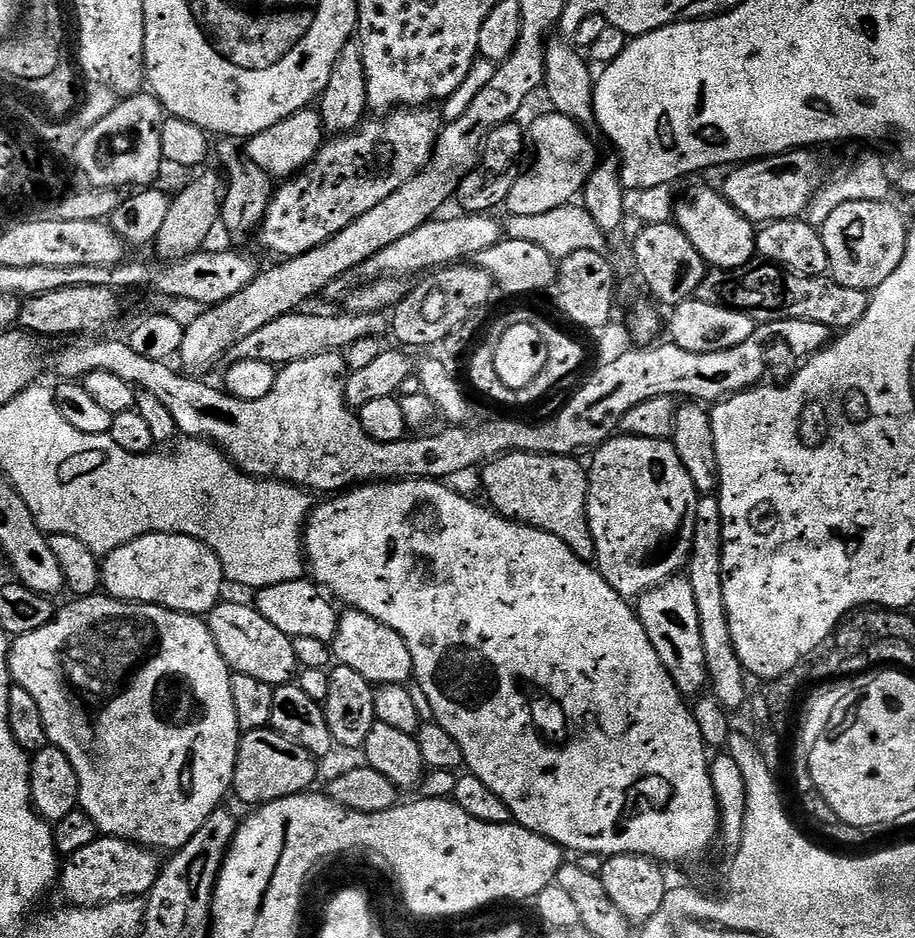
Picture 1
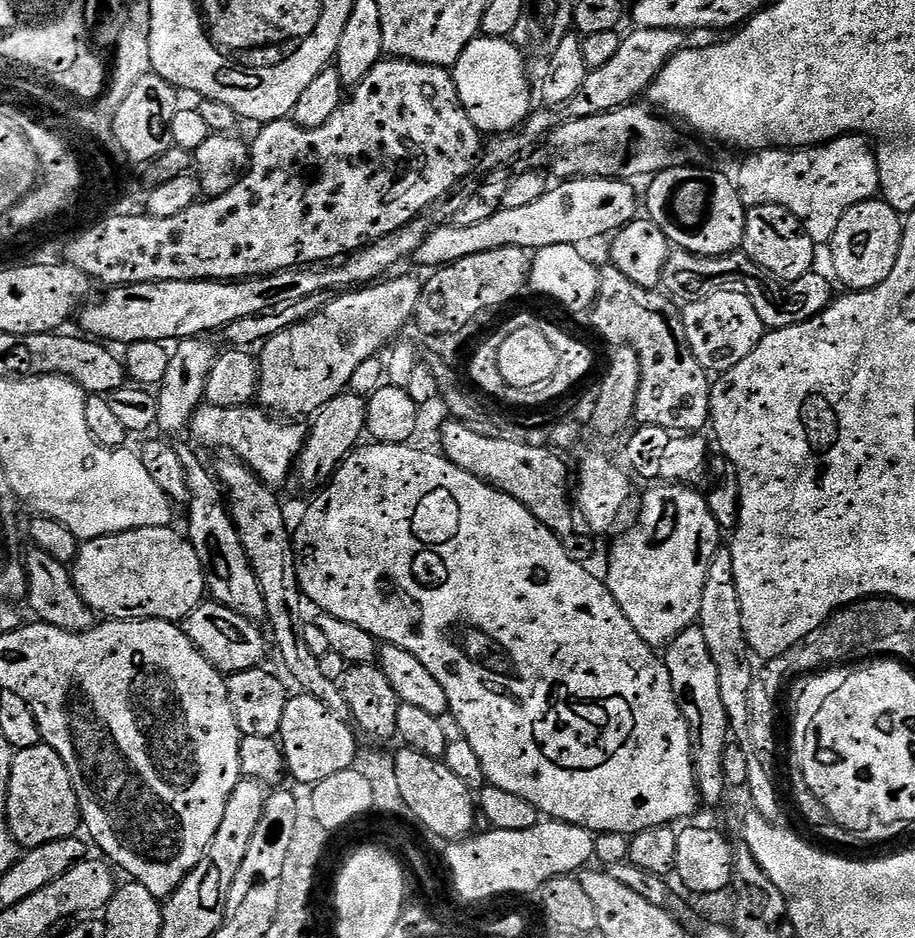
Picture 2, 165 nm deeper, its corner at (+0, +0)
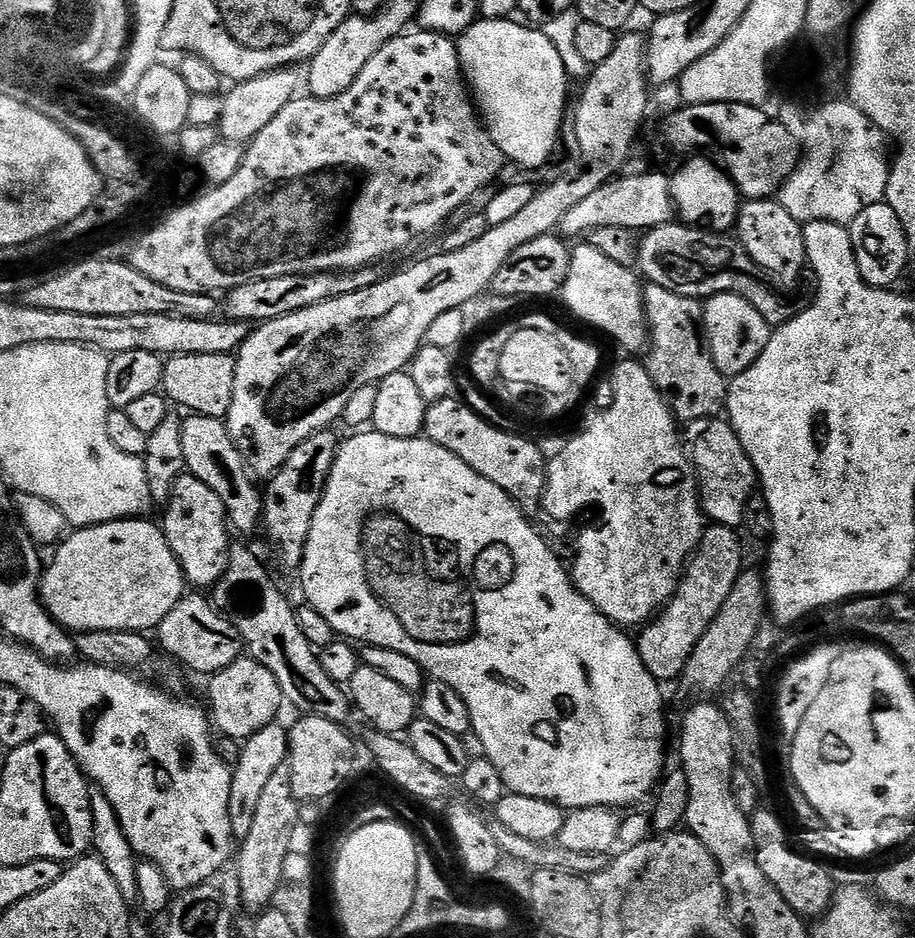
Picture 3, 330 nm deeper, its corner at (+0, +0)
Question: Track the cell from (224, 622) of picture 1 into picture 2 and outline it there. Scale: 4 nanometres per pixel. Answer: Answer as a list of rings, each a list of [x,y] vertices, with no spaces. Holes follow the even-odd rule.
[[[205,602],[199,604],[191,612],[182,627],[194,646],[222,674],[231,674],[261,667],[264,661],[264,636],[260,633],[261,625],[254,620],[248,620],[242,614],[230,610],[224,604]]]

